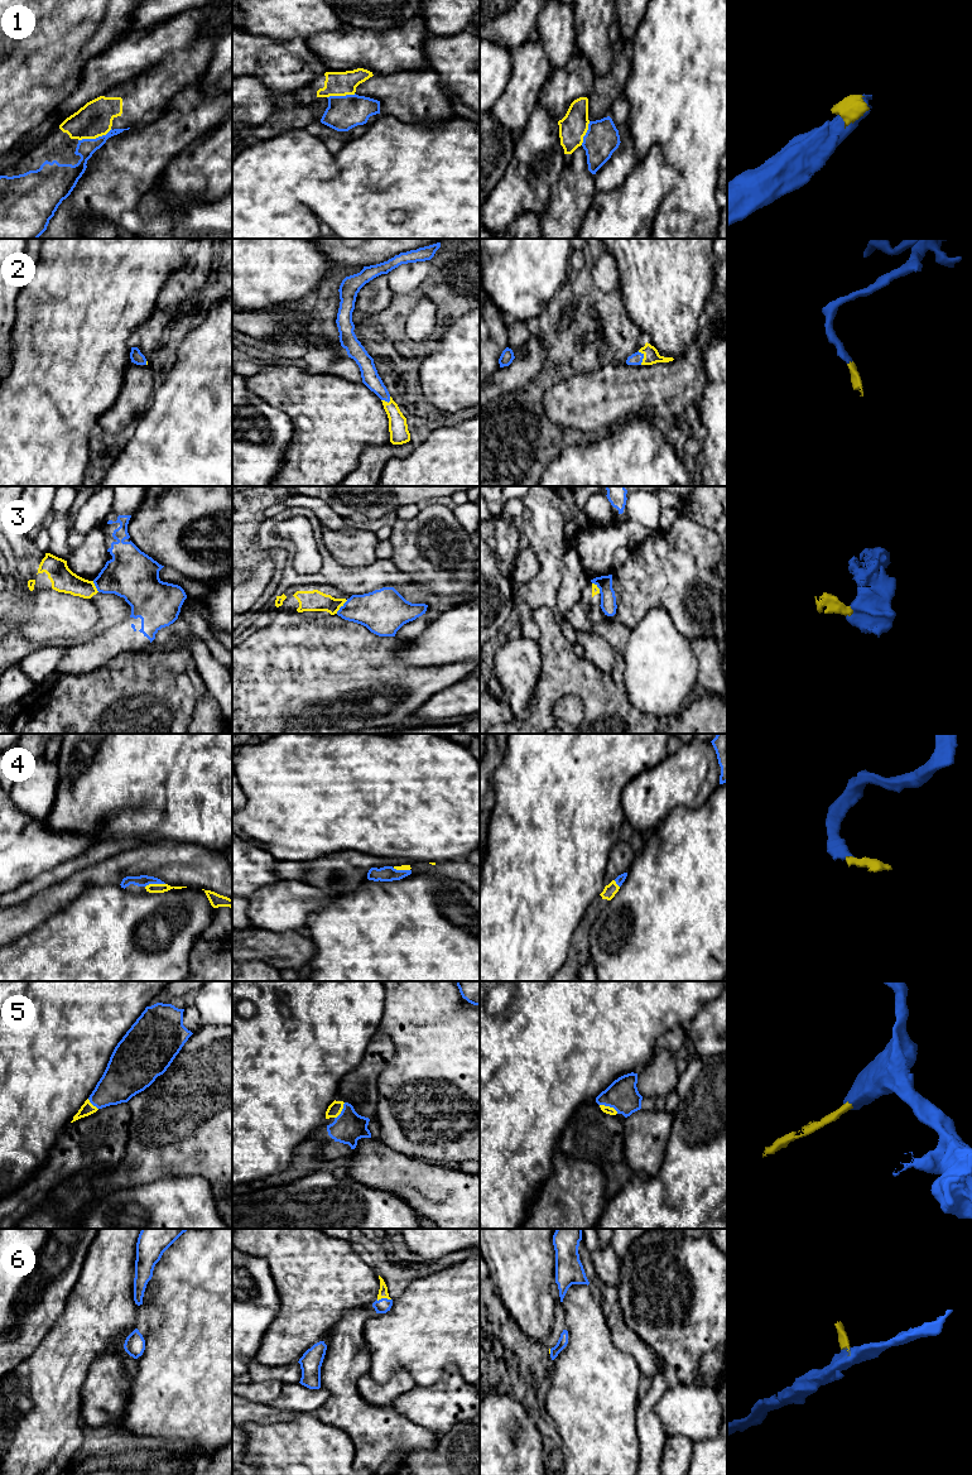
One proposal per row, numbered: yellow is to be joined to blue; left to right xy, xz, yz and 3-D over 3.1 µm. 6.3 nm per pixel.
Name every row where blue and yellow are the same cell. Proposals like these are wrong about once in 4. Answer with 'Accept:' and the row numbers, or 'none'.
Accept: 1, 2, 4, 5, 6

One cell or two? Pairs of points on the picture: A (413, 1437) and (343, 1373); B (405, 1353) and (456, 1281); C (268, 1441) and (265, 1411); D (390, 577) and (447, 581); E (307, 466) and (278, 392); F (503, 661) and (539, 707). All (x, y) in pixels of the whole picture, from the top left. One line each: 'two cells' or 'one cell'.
A: one cell
B: one cell
C: two cells
D: two cells
E: one cell
F: two cells

